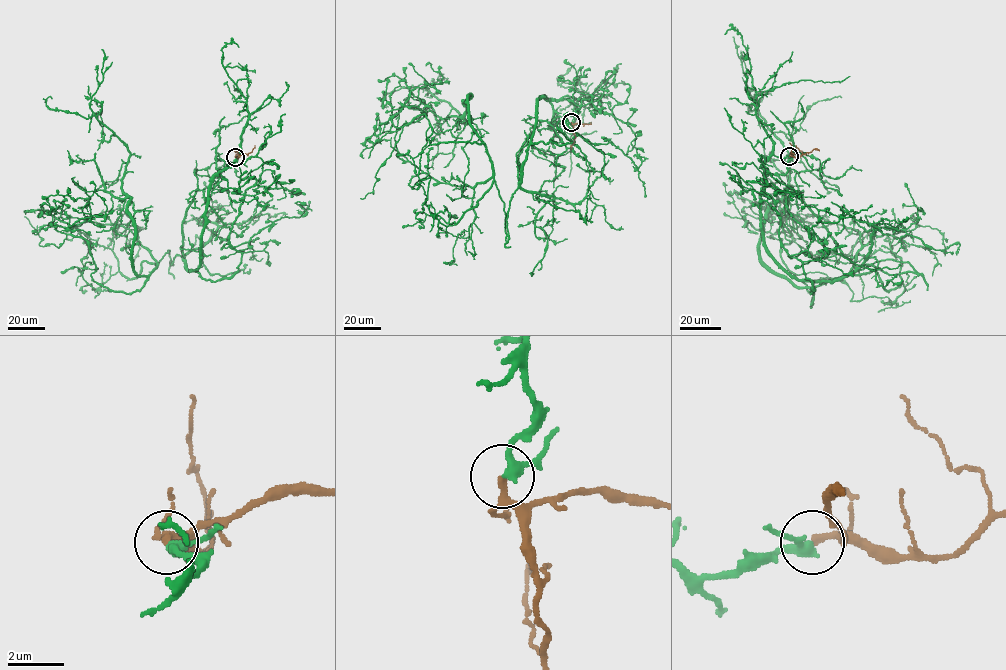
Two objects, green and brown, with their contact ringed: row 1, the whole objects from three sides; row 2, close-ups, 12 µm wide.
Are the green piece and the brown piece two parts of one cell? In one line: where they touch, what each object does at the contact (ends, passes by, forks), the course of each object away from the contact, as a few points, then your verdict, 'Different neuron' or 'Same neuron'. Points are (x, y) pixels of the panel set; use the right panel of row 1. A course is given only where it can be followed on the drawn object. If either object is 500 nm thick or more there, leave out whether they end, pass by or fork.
Place: (789, 156). At the ring green passes by. At the ring brown passes by. Course of green: (789, 156), (761, 195), (784, 268), (921, 273), (797, 286), (762, 260), (789, 160), (732, 37). Course of brown: (789, 156), (800, 157), (814, 149), (819, 150). Same neuron

